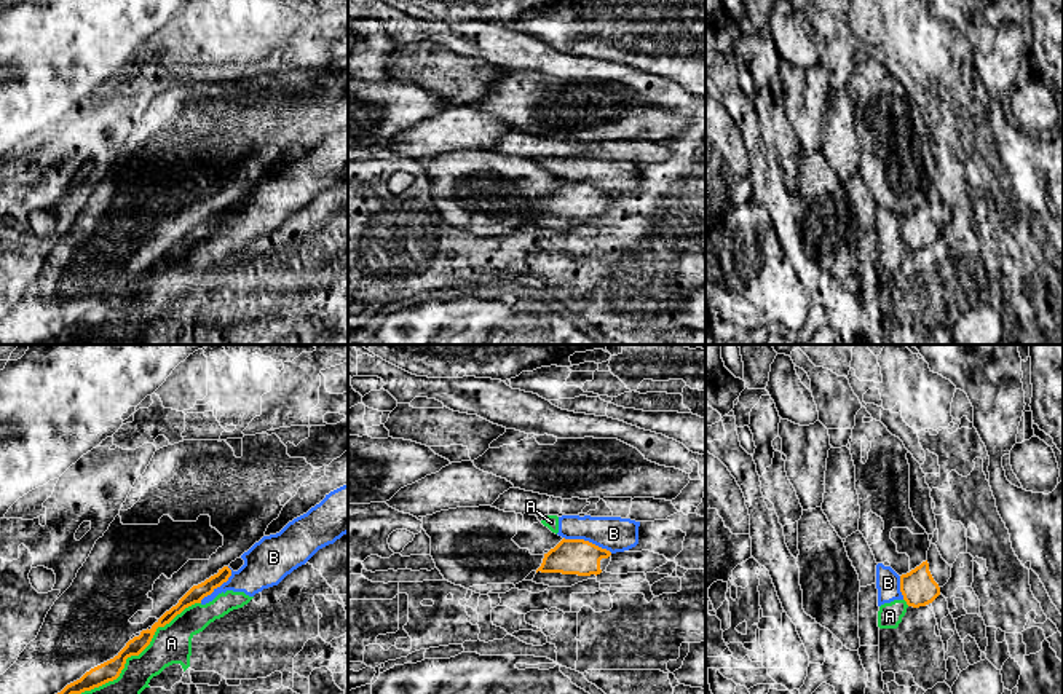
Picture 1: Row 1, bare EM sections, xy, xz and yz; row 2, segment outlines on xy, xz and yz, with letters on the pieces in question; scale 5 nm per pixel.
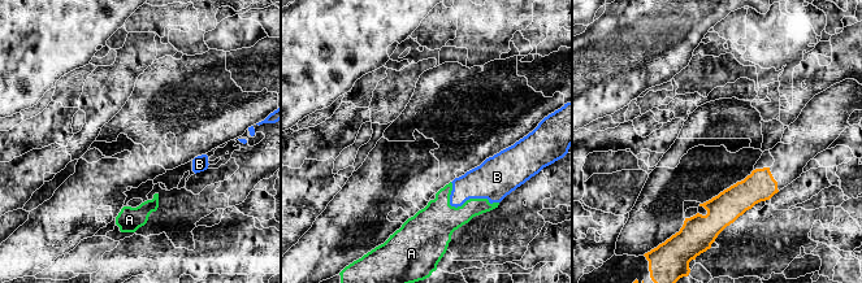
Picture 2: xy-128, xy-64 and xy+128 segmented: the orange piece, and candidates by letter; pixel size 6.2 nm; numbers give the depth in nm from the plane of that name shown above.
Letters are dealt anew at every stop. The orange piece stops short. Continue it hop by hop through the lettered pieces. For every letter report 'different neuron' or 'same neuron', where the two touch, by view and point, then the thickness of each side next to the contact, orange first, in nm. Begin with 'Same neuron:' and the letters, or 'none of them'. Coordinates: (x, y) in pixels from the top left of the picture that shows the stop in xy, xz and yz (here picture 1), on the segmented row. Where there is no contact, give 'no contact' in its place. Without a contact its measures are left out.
Same neuron: none of them
A: different neuron | xy (139, 653) | 100/190 nm
B: different neuron | xz (588, 541) | 180/180 nm

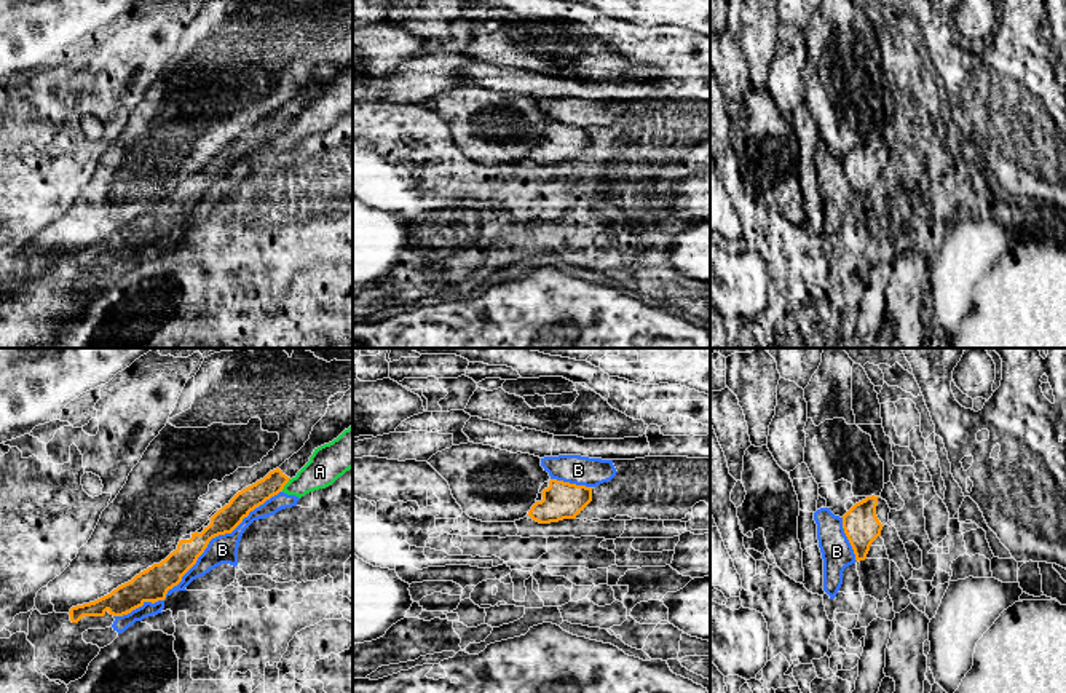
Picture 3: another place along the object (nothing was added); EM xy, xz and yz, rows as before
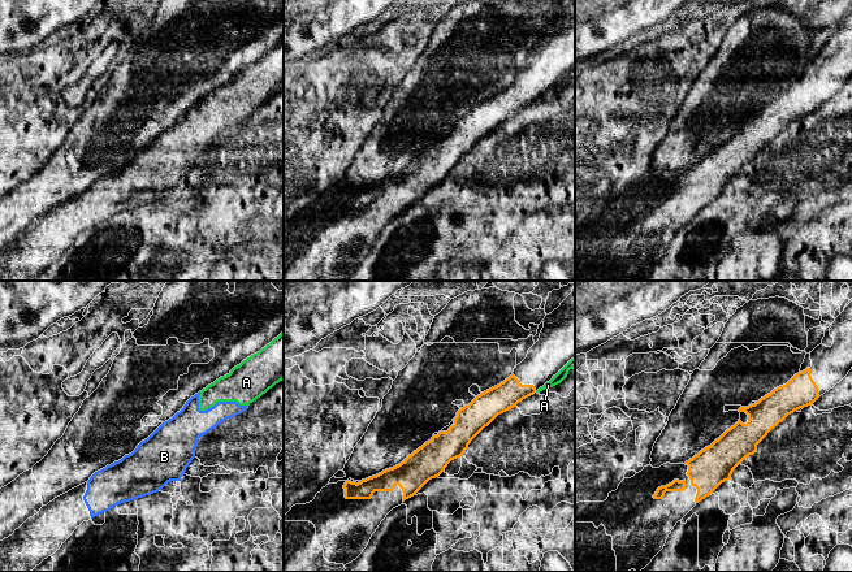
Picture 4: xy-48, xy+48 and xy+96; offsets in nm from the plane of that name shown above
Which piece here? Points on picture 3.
Same neuron: none of them
A: different neuron | xy (286, 483) | 120/180 nm
B: different neuron | xy (217, 535) | 120/140 nm

